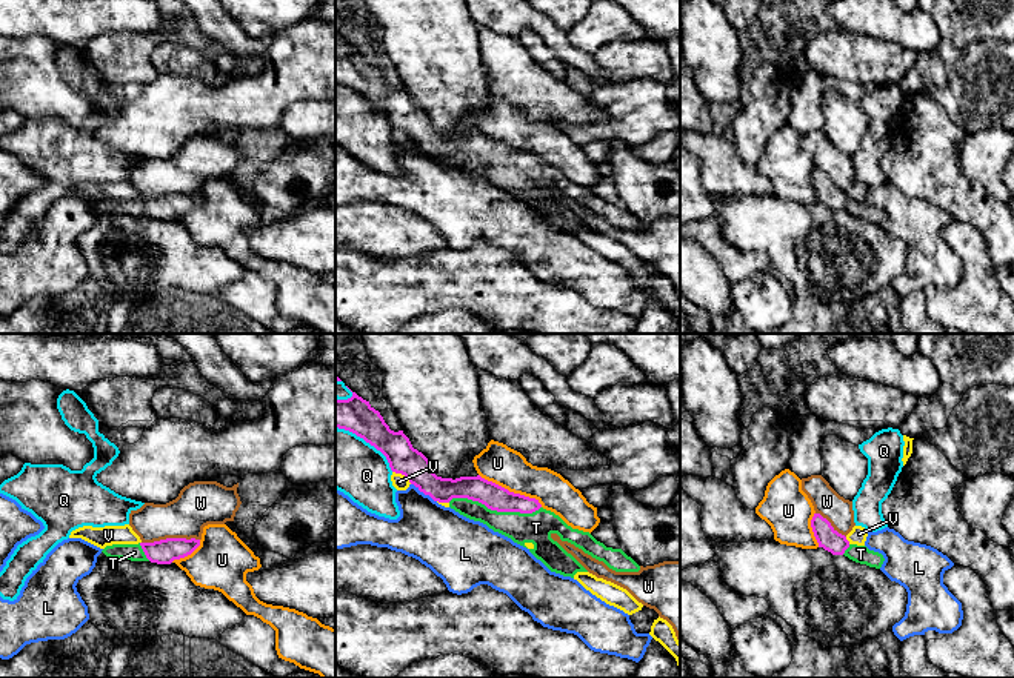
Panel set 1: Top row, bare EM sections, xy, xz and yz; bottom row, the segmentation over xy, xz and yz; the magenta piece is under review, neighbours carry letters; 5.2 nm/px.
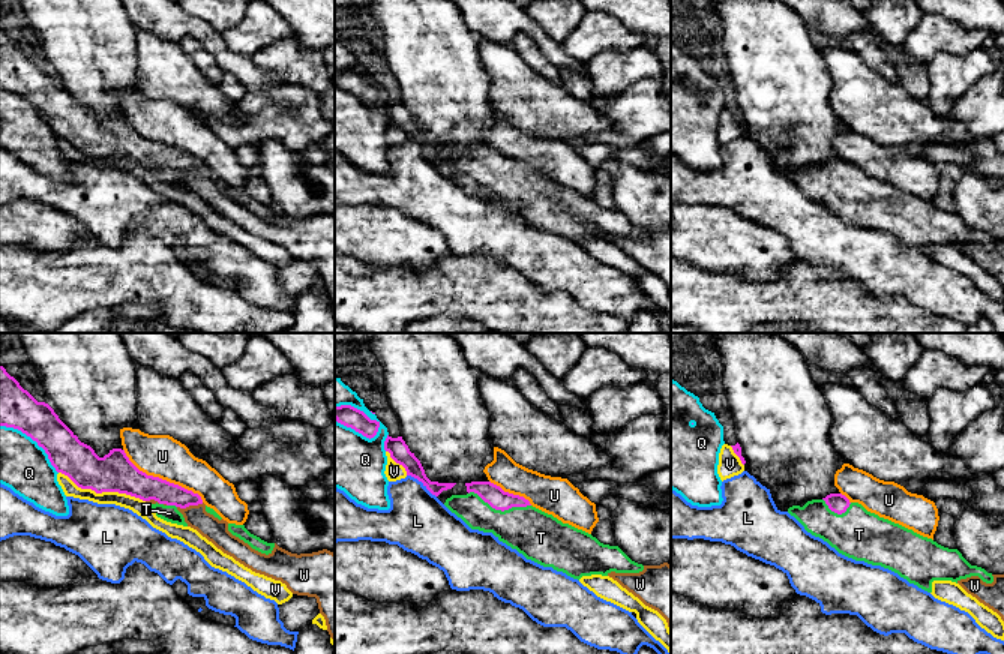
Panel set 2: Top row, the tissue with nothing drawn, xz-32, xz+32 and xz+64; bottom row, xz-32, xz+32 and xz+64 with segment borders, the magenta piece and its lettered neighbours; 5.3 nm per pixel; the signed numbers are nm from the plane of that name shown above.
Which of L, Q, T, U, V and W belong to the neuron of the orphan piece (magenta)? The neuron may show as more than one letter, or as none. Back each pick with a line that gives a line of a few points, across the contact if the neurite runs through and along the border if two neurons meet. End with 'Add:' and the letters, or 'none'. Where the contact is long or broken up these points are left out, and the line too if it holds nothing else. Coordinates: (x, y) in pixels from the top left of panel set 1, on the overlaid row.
T: xz (494, 497), (494, 509), (516, 515), (536, 528)
Add: T

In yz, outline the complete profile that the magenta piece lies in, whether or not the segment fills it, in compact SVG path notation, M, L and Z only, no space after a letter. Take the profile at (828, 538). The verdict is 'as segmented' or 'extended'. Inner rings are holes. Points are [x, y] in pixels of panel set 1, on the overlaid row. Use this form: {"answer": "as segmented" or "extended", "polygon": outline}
{"answer": "extended", "polygon": "M814 513L811 527L819 547L831 552L832 555L845 555L849 560L880 569L885 558L882 553L869 550L866 546L851 544L845 535L839 533L831 523L820 513Z"}

